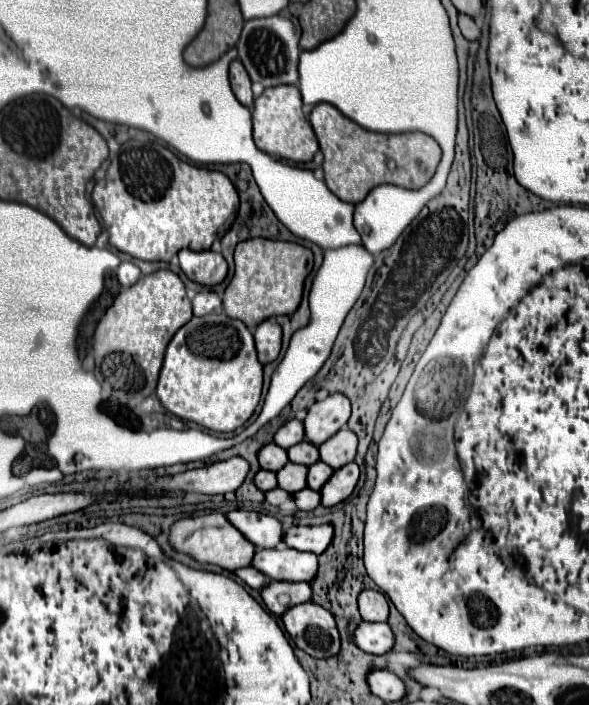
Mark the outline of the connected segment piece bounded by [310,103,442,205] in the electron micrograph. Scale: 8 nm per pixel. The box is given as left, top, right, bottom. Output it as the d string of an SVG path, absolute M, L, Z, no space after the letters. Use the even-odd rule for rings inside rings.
M320 103L314 107L310 115L310 123L318 137L320 151L324 153L324 173L326 173L324 181L328 189L336 197L352 205L364 201L364 197L382 183L390 183L406 189L424 187L436 173L436 167L442 157L440 145L430 135L374 133L350 121L334 105L328 103Z

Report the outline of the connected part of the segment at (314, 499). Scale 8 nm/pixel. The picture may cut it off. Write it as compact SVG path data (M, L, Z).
M302 489L298 493L294 493L294 503L300 511L312 511L320 505L320 493L312 491L312 489Z

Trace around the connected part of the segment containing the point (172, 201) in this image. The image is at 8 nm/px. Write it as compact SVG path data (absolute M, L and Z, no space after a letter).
M126 141L120 147L118 157L110 163L106 177L94 185L92 201L98 207L104 225L110 233L110 243L122 251L142 261L164 261L168 263L180 249L206 251L218 237L218 229L238 211L240 199L232 181L212 169L194 167L178 159L170 149L160 143L140 141L140 185L138 185L138 141Z

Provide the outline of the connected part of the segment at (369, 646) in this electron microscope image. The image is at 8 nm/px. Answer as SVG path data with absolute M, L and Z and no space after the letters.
M360 623L354 633L354 641L362 651L374 655L386 655L394 647L394 633L388 623Z

